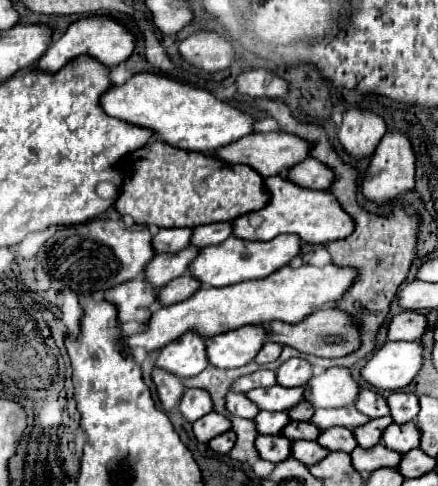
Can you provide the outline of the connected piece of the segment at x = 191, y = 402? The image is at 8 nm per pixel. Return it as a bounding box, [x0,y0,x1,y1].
[179,389,213,423]

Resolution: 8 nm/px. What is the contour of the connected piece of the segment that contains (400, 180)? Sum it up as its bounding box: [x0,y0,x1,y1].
[361,133,415,205]

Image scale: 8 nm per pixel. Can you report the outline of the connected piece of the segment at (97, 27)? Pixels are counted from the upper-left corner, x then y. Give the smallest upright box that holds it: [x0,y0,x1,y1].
[31,17,135,73]

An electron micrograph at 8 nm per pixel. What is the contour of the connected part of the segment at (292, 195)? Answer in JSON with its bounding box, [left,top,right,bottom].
[231,175,351,245]

